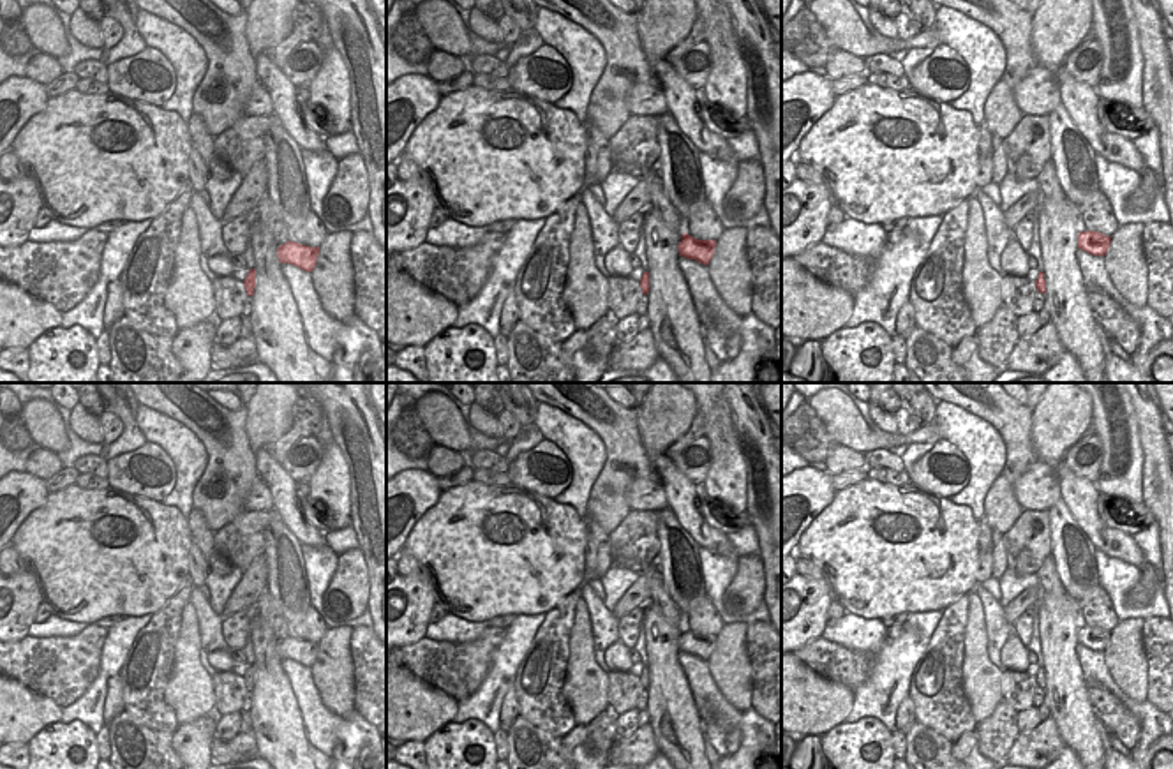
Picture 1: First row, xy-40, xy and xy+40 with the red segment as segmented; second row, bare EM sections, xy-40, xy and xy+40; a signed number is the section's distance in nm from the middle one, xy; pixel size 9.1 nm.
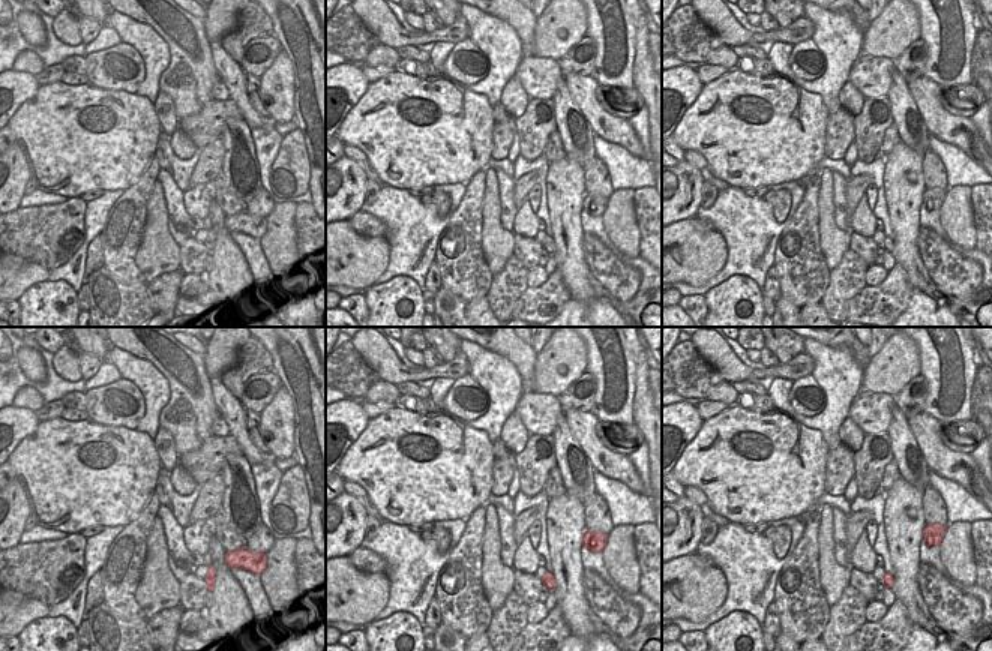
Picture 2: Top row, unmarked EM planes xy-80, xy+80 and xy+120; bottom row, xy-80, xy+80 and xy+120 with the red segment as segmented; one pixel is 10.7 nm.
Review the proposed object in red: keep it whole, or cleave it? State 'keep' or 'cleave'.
keep

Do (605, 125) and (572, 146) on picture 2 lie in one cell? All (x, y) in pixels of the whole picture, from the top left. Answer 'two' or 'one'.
two

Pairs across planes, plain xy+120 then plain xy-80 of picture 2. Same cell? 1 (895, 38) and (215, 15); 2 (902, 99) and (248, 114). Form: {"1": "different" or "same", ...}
{"1": "same", "2": "different"}

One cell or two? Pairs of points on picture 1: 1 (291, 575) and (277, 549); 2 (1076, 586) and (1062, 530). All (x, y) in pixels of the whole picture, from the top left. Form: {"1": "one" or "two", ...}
{"1": "one", "2": "one"}

